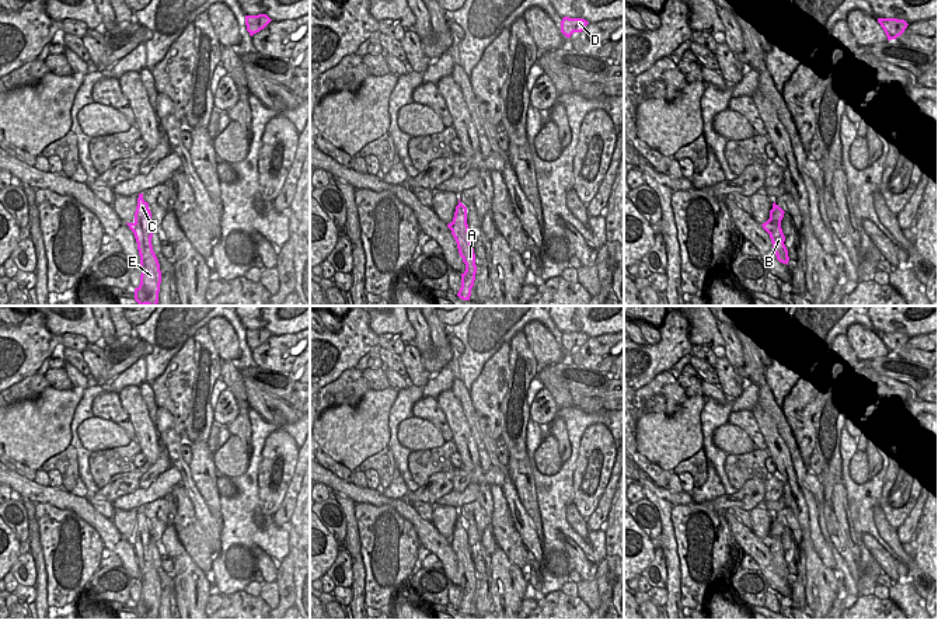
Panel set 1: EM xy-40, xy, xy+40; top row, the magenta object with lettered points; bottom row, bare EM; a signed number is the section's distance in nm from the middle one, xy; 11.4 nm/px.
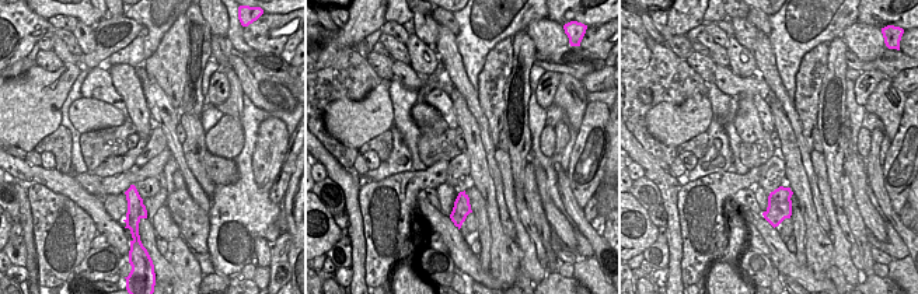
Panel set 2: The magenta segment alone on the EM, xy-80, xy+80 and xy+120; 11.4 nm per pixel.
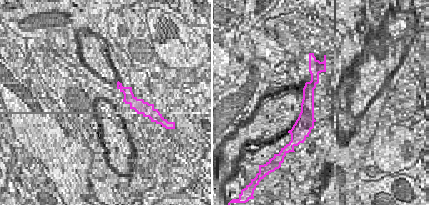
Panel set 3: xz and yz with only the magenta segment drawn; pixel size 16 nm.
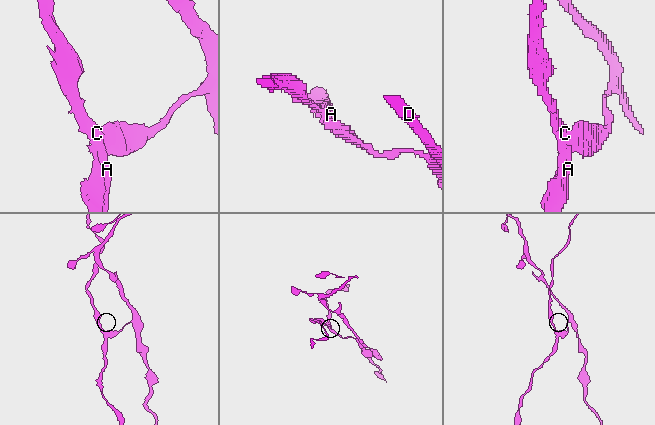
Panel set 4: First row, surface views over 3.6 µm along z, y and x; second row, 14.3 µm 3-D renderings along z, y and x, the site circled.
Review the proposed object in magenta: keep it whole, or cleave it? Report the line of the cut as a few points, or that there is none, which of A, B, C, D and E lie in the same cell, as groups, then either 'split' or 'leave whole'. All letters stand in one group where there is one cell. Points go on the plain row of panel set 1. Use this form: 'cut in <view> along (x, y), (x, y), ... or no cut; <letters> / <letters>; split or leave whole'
cut in xy+40 along (770, 532), (780, 536); A B C E / D; split

